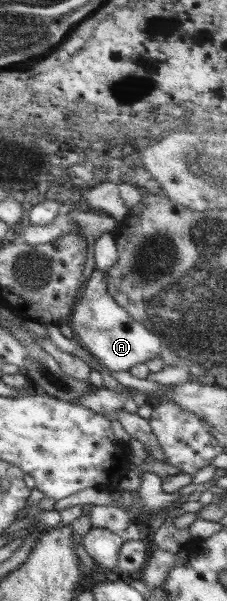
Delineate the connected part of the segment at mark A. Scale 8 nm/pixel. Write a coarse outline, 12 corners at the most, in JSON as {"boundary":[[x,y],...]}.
{"boundary":[[94,270],[69,320],[108,371],[131,371],[162,342],[108,293]]}

